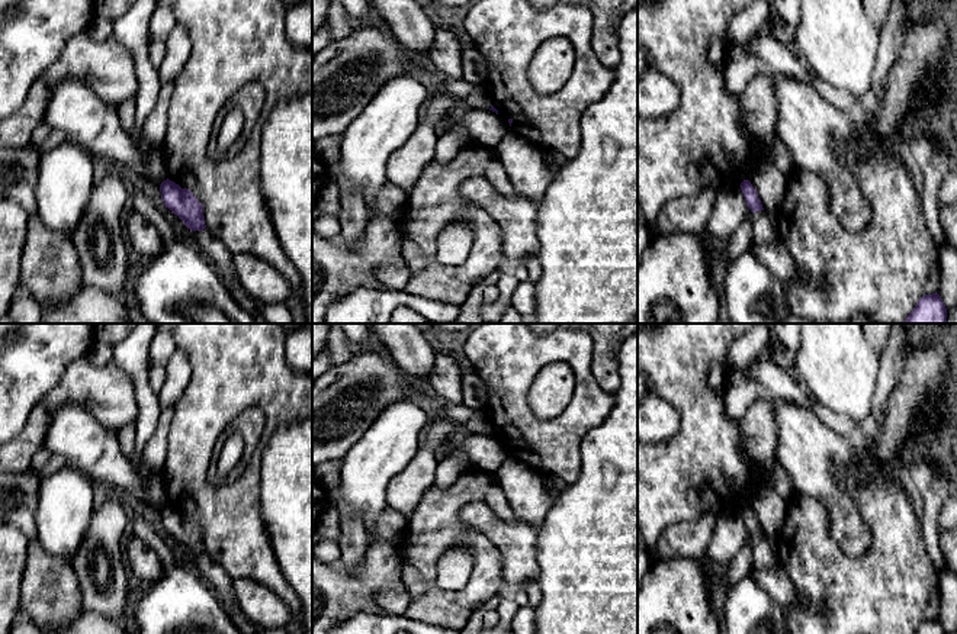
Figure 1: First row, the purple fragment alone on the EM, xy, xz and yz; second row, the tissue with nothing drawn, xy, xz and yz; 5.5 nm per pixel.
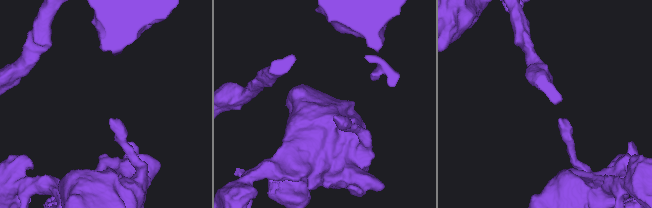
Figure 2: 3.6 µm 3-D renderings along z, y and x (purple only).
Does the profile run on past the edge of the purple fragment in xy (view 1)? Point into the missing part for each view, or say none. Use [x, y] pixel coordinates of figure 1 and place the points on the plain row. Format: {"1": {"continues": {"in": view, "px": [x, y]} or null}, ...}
{"1": {"continues": null}}

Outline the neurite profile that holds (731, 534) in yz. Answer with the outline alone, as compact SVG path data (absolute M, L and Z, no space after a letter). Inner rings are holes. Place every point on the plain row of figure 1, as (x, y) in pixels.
M741 509L720 512L709 543L704 561L710 566L725 566L751 541Z

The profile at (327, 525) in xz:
M327 503L315 525L321 538L337 540L340 535L340 514L333 503Z

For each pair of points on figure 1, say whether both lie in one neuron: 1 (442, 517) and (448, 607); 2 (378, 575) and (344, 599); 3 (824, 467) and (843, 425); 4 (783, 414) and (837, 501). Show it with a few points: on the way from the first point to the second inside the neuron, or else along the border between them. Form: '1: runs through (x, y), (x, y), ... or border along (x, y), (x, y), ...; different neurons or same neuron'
1: runs through (429, 538), (429, 579), (432, 585); same neuron
2: runs through (369, 578), (353, 591); same neuron
3: border along (813, 412), (838, 434), (853, 438), (858, 444); different neurons
4: runs through (800, 435), (805, 446), (829, 470), (831, 479); same neuron

